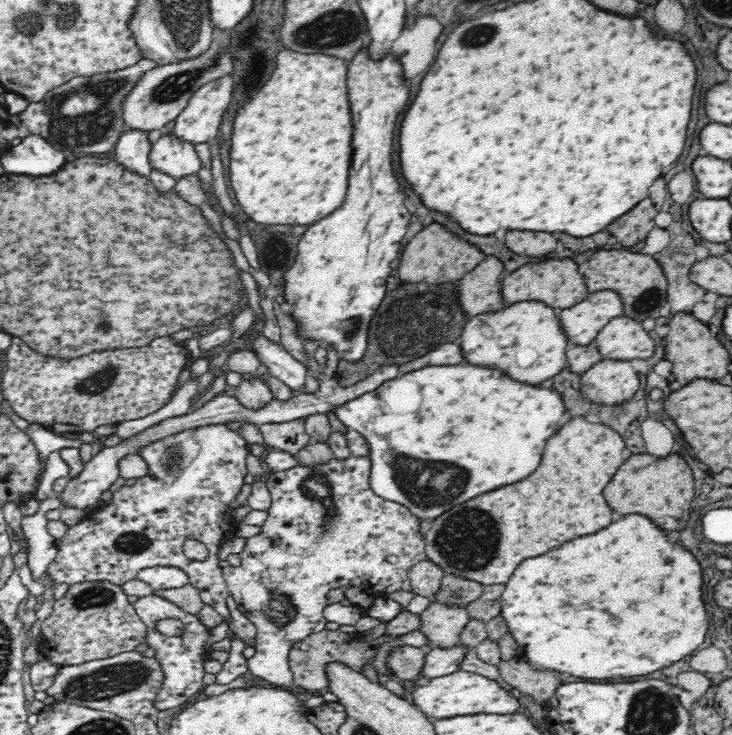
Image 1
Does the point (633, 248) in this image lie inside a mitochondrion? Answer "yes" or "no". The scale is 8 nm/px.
no

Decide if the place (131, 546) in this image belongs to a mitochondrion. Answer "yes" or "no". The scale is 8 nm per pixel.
yes

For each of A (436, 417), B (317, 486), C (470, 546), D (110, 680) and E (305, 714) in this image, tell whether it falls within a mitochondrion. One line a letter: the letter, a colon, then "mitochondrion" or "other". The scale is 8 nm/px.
A: other
B: mitochondrion
C: mitochondrion
D: mitochondrion
E: other

